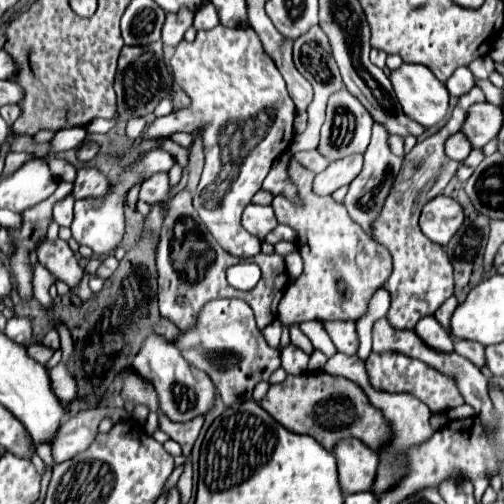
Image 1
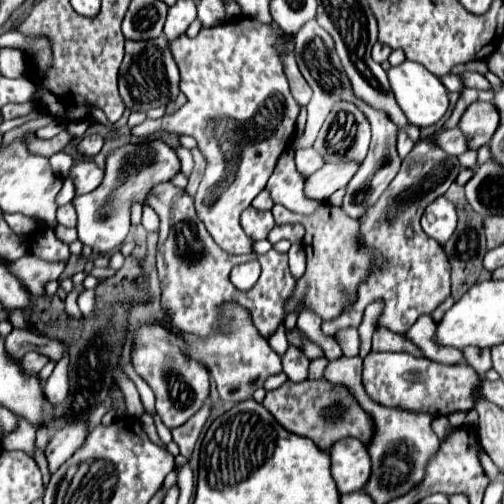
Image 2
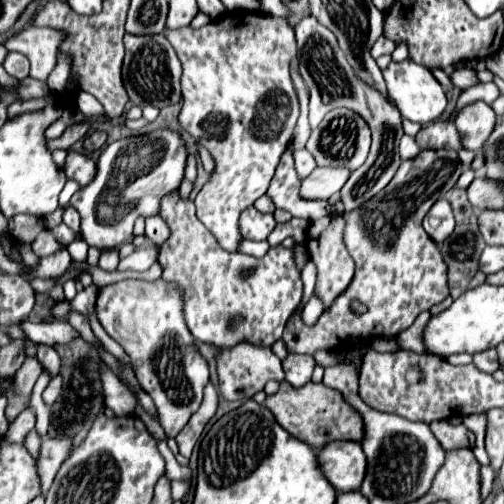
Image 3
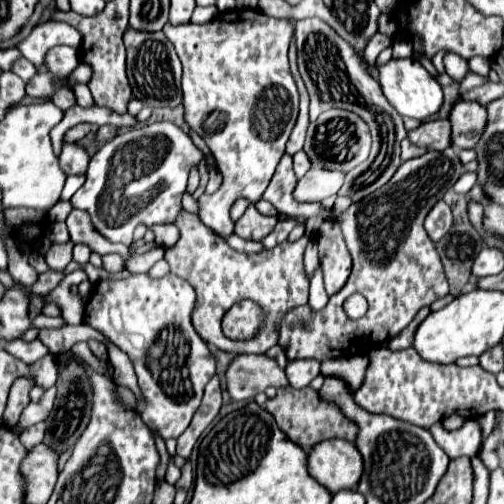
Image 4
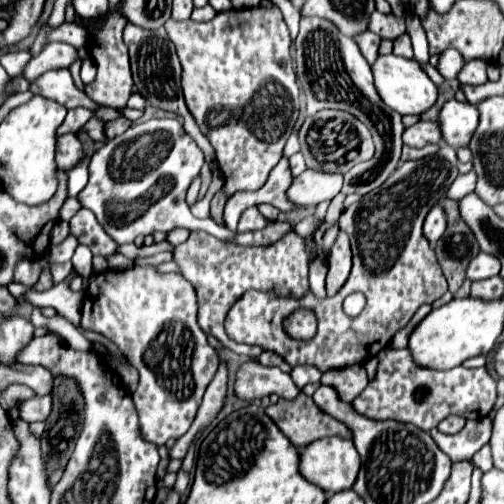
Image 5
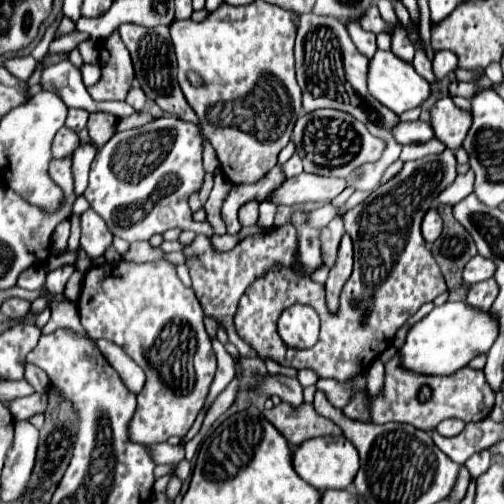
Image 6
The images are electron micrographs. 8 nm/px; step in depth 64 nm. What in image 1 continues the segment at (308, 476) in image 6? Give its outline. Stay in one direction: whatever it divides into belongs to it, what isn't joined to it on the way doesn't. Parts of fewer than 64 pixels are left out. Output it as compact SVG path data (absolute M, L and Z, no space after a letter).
M342 440L334 448L342 492L366 492L374 486L380 456L362 440Z

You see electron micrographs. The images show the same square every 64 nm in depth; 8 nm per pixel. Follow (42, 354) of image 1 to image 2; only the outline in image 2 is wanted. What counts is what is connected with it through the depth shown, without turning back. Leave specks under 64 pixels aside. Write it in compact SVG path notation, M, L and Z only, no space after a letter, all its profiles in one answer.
M28 352L28 354L22 358L24 370L26 370L26 372L32 372L32 374L38 374L46 362L48 362L48 356L44 358L44 356L38 354L38 352Z

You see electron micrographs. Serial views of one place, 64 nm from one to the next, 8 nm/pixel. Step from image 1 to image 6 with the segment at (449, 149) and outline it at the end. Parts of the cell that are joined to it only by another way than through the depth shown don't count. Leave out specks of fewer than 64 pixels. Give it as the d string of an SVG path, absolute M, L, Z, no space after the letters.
M400 122L396 126L396 140L400 144L424 144L434 138L434 130L428 122Z

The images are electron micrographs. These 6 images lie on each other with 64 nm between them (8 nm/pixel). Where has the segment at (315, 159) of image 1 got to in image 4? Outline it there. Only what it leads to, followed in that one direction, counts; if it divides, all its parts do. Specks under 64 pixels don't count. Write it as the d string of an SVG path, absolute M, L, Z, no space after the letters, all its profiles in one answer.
M300 150L300 152L296 152L296 154L294 154L294 172L296 172L296 176L298 176L298 178L302 178L310 168L312 168L310 158L308 158L302 150Z

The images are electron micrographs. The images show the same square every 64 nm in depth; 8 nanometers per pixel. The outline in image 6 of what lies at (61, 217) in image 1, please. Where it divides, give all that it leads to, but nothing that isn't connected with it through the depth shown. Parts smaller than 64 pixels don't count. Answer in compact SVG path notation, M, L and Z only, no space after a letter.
M86 210L80 214L80 246L88 252L88 256L94 260L96 256L102 256L112 246L112 234L108 232L104 220L96 216L96 212Z

